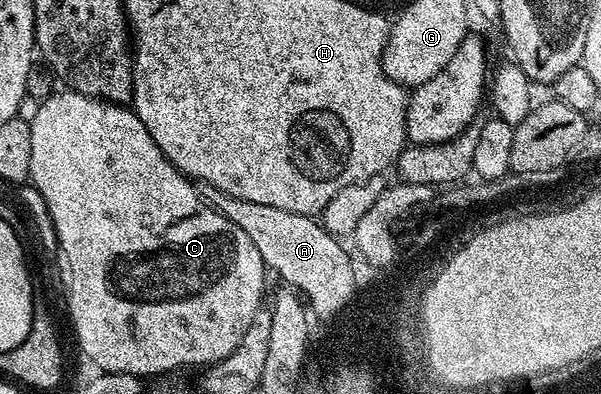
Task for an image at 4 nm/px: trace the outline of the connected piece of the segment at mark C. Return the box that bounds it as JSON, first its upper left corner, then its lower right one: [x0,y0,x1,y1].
[30,90,265,377]

